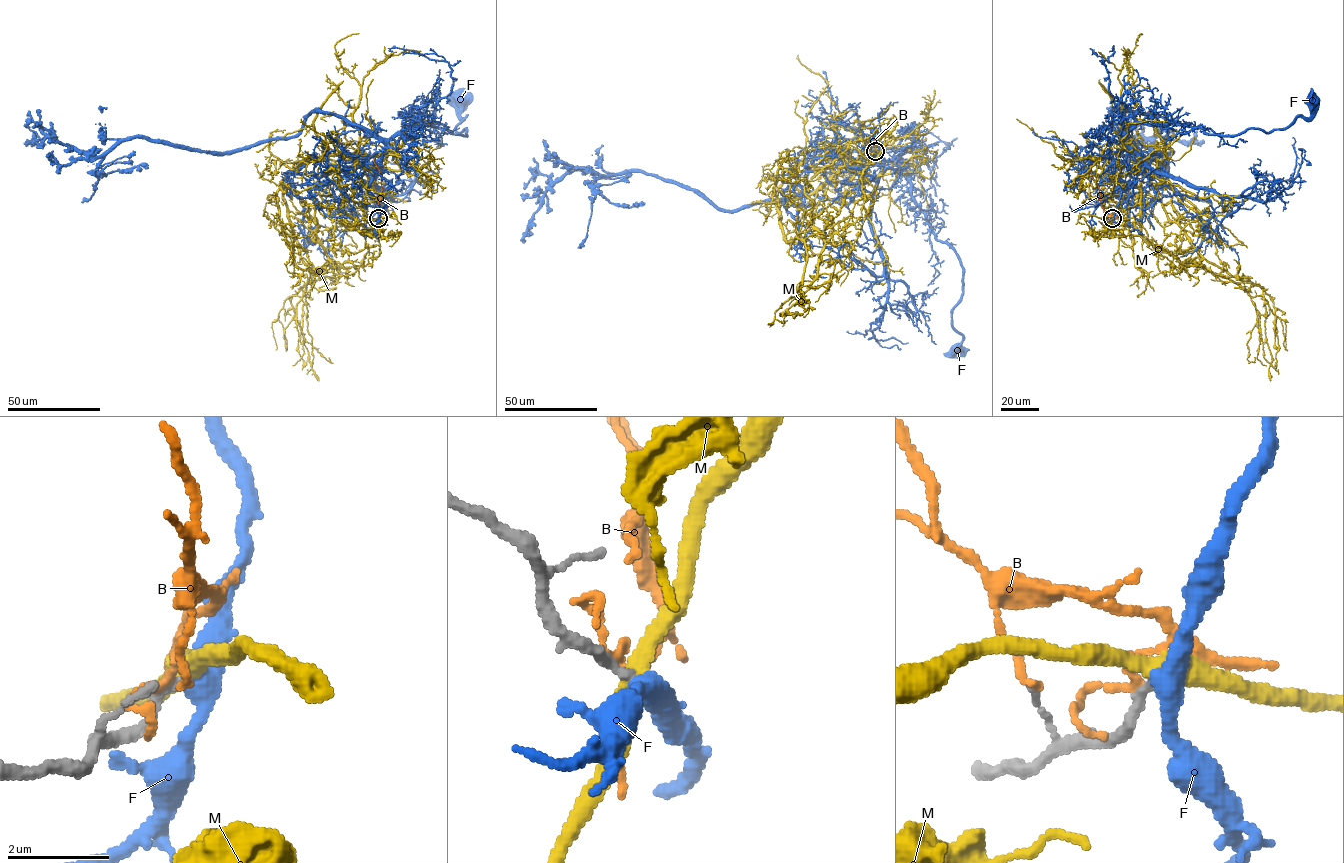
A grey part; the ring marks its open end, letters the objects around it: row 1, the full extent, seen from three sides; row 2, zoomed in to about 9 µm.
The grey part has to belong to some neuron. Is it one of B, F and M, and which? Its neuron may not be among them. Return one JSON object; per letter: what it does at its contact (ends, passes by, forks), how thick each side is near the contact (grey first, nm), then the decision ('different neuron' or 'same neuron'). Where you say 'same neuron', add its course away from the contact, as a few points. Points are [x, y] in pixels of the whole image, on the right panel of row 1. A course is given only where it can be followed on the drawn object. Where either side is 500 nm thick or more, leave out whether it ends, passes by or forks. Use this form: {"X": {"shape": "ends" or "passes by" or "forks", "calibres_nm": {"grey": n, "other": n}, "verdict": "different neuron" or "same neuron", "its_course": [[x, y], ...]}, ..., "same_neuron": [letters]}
{"B": {"shape": "passes by", "calibres_nm": {"grey": 240, "other": 130}, "verdict": "different neuron"}, "F": {"shape": "passes by", "calibres_nm": {"grey": 200, "other": 420}, "verdict": "same neuron", "its_course": [[1112, 218], [1124, 135], [1137, 124], [1174, 123], [1211, 134], [1270, 132], [1308, 118], [1311, 101]]}, "M": {"shape": "passes by", "calibres_nm": {"grey": 200, "other": 440}, "verdict": "different neuron"}, "same_neuron": ["F"]}

